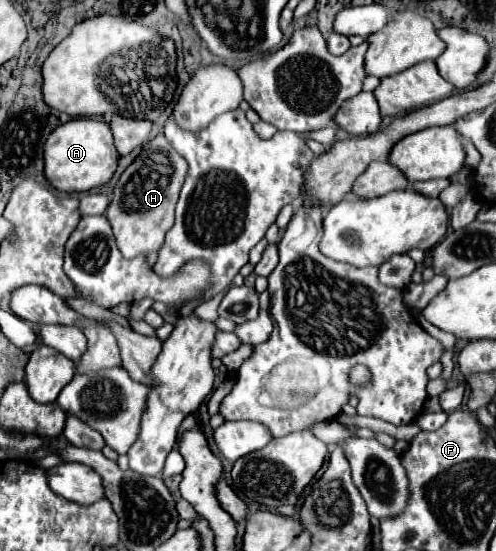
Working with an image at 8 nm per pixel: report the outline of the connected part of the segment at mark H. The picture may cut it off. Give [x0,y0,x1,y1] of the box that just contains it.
[105,134,187,258]

